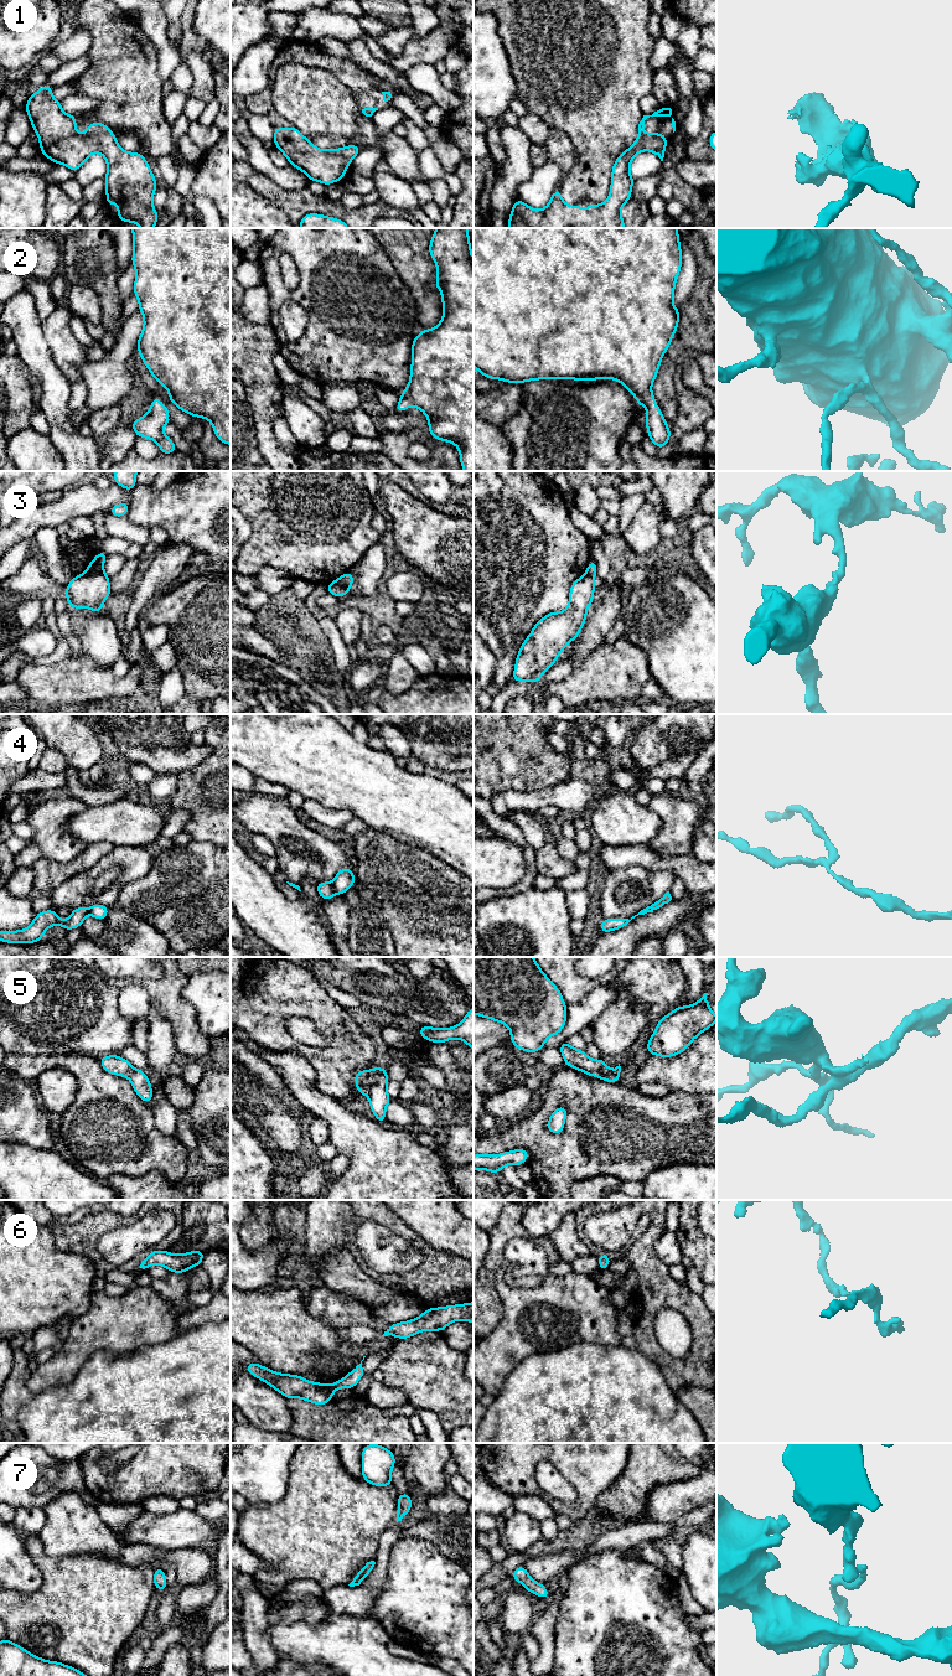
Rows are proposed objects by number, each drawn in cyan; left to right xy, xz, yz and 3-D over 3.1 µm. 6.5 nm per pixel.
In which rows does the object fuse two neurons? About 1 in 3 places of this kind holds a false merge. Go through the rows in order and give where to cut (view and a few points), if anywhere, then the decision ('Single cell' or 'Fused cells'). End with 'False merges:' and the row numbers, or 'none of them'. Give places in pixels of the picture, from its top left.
1: No split. Single cell
2: No split. Single cell
3: Split along xz (327, 586), (336, 585), (347, 589). Fused cells
4: Split along xz (331, 884), (335, 891). Fused cells
5: Split along xz (373, 1070), (370, 1085), (365, 1092). Fused cells
6: No split. Single cell
7: No split. Single cell
False merges: 3, 4, 5

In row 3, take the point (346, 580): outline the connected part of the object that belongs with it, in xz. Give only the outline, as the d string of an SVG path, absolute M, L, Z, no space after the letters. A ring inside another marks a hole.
M352 571L345 573L342 576L340 576L335 581L332 581L332 583L325 585L325 586L330 588L332 585L337 585L337 586L341 586L341 588L351 589L352 585L353 585L353 574L352 574Z

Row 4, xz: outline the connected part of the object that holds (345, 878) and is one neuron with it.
M342 868L335 876L332 886L335 893L345 894L355 884L356 878L351 868Z

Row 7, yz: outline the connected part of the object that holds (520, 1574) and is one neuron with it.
M526 1566L517 1567L511 1576L514 1581L522 1583L523 1587L526 1588L526 1590L528 1590L528 1592L531 1592L531 1593L533 1593L543 1599L548 1599L550 1597L550 1594L547 1590L544 1584L534 1582L529 1577L529 1574L526 1569Z

